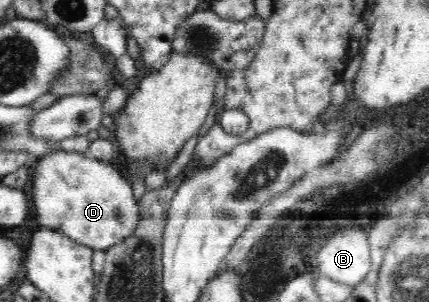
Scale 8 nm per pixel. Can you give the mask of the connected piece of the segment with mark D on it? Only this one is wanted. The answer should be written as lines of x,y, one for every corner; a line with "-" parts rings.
59,149
47,157
43,156
43,159
38,161
31,180
33,180
31,197
33,197
39,223
94,251
105,251
113,245
118,245
123,242
123,239
132,235
137,227
140,219
139,201
133,195
130,181
111,164
85,157
81,153
67,153
67,151

